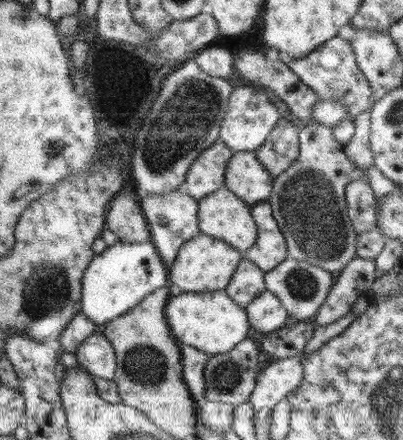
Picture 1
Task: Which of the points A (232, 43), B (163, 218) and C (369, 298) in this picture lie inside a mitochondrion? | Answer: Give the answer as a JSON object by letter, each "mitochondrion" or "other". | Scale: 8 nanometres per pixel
{"A":"other","B":"mitochondrion","C":"other"}

